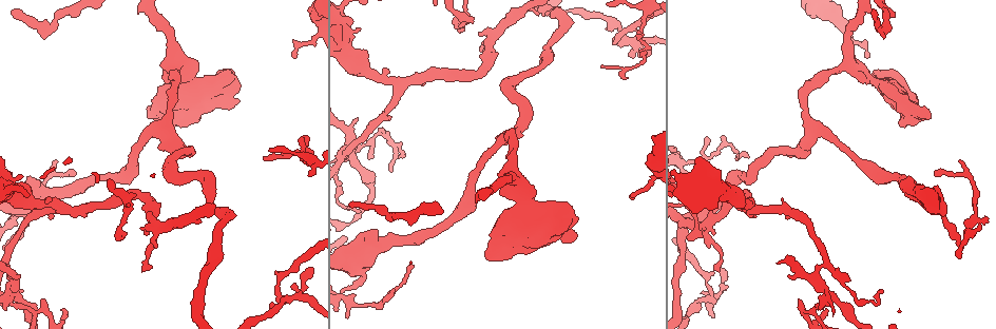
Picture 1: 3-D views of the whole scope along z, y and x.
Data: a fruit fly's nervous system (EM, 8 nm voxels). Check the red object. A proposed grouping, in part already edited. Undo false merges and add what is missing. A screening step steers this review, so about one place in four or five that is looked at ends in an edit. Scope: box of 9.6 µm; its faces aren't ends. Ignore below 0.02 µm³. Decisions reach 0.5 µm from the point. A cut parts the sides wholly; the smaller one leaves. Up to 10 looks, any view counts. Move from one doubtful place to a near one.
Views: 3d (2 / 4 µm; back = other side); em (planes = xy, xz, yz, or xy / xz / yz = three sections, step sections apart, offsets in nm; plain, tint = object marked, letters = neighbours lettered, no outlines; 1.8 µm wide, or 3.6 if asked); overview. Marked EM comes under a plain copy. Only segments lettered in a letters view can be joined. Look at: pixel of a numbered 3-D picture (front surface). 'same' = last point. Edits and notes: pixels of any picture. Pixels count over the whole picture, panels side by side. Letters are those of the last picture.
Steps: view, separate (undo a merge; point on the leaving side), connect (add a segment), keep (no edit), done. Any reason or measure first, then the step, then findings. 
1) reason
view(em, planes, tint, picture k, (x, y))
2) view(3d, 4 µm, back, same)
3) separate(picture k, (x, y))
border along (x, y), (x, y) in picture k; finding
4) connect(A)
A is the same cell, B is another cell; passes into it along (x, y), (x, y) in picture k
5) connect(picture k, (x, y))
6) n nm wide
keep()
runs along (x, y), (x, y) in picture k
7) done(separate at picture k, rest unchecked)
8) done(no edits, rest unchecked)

an open end
view(em, planes, letters, picture 1, (747, 155))

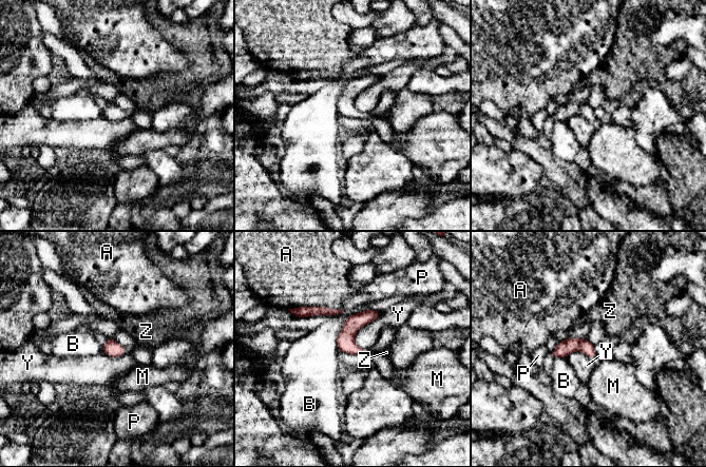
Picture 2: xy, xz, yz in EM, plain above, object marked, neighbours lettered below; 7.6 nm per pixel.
A touches over 400 nm
keep()
A, B, M, P, Y and Z are other cells; border along (381, 312), (357, 332), (362, 350) in picture 2; no lettered segment goes on from it

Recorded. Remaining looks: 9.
free end
view(em, 3.6 µm, yz, step 4, letters, picture 1, (896, 89))

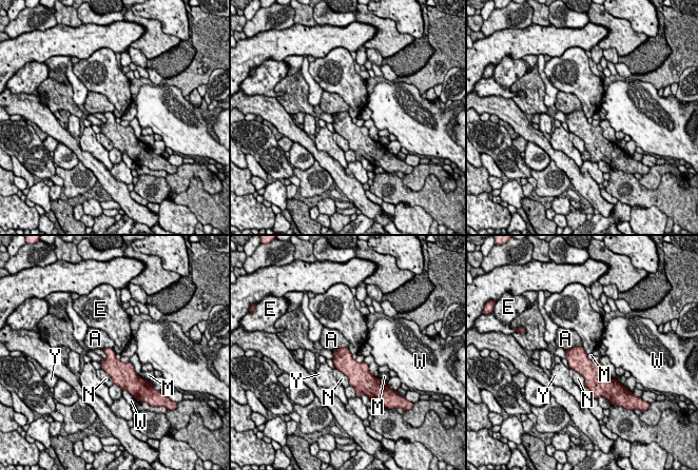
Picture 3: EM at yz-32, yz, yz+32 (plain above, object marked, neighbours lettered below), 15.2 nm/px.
view(em, 3.6 µm, planes, letters, same)

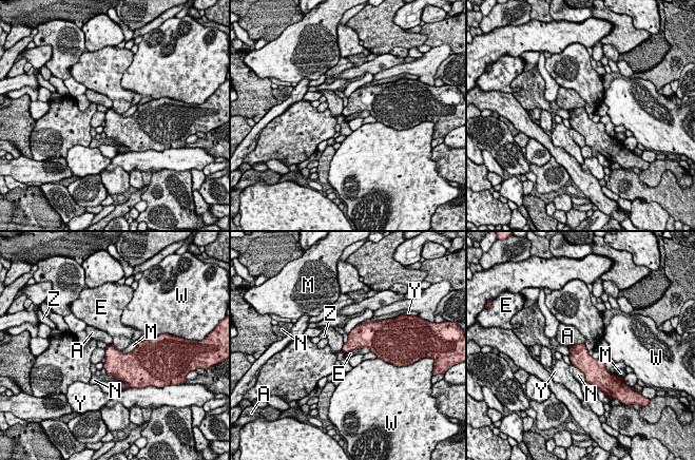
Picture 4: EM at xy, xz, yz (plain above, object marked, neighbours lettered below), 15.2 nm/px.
keep()
A, E, M, N, W, Y and Z are other cells; border along (360, 347), (345, 353) in picture 4; none of them fits

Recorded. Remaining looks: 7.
sharp bend
view(3d, 2 µm, picture 1, (350, 130))

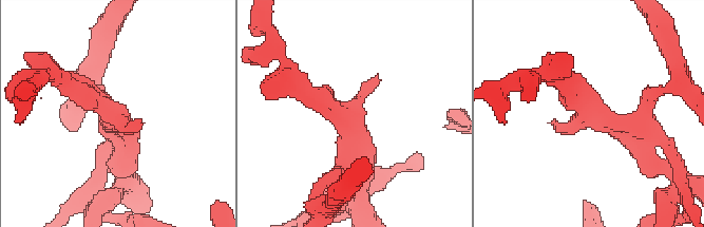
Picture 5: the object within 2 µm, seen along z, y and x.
3 arms; arms of 190, 190, 200 nm
view(em, 3.6 µm, xz, step 16, letters, picture 5, (600, 119))

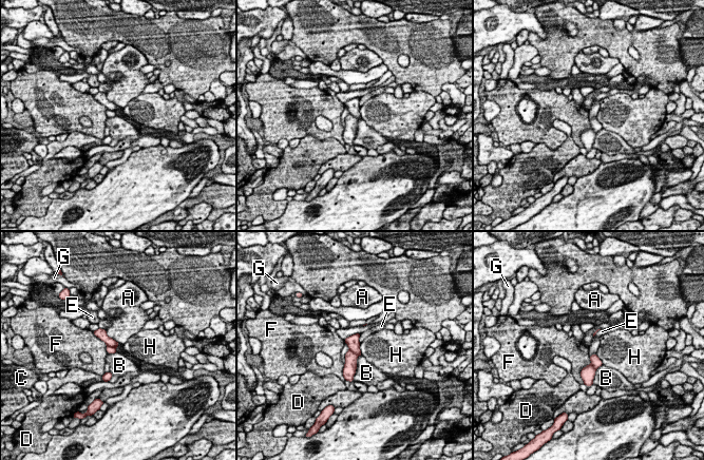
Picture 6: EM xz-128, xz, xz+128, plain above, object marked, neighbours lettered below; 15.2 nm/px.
separate(picture 6, (110, 349))
A, B, C, D, E, F, G and H are other cells; two neurons meet here

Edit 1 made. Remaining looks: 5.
view(overview)

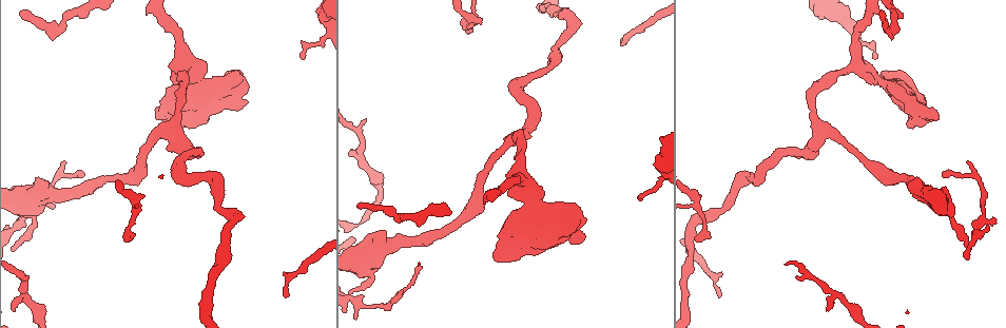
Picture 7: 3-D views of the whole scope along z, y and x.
long arm stops here
view(em, planes, letters, picture 7, (718, 297))

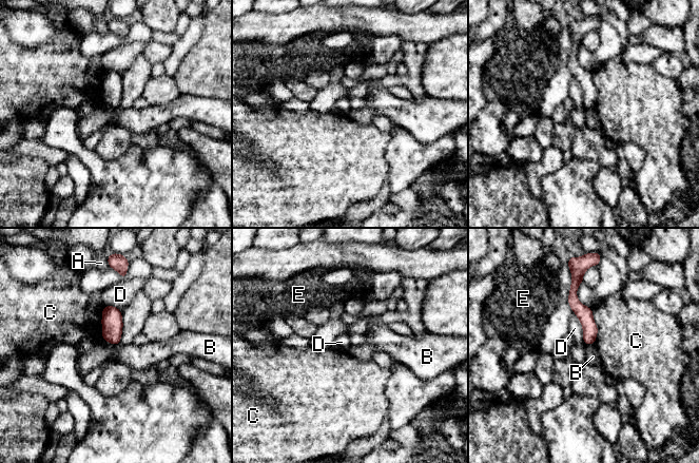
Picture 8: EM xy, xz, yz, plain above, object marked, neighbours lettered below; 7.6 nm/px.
110 nm wide
keep()
A, B, C, D and E are other cells; runs along (575, 284), (588, 342) in picture 8; none of them fits

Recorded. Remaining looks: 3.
done(separate at picture 6, rest unchecked)

